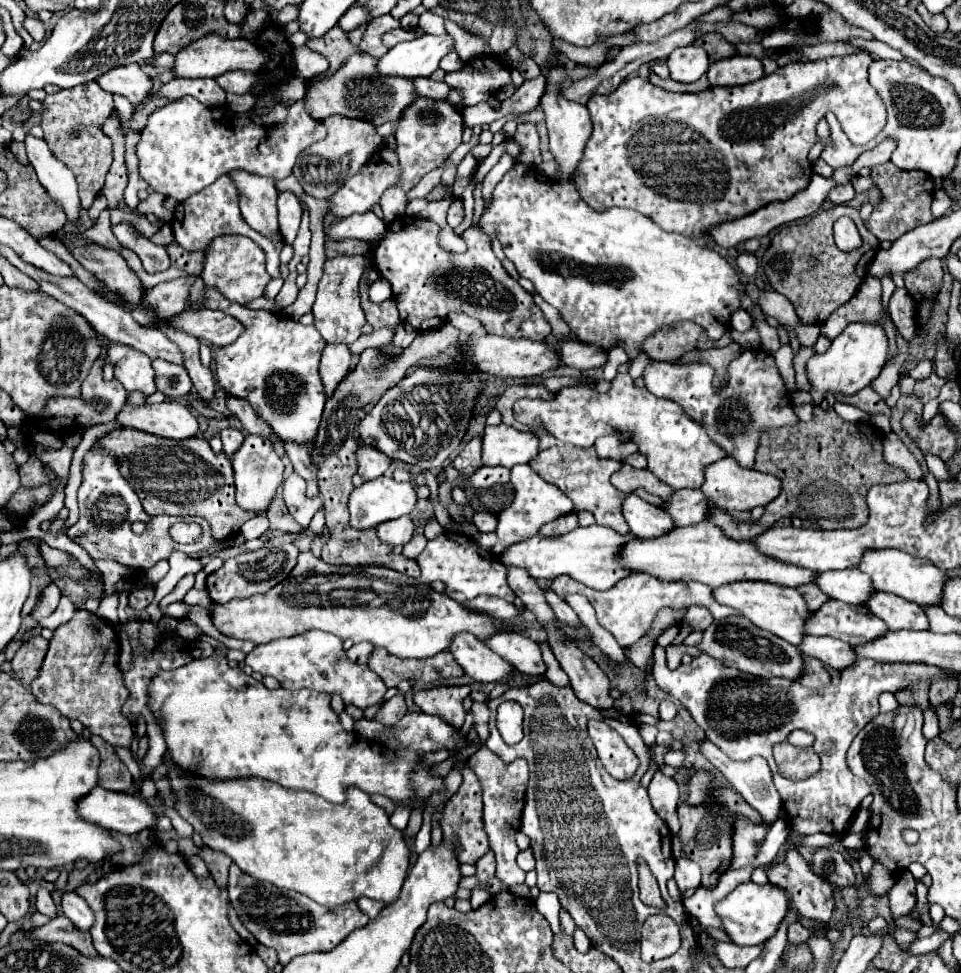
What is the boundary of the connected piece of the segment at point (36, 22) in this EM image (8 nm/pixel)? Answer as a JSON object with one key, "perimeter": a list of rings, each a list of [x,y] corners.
{"perimeter":[[[26,17],[24,21],[24,27],[28,29],[28,33],[32,35],[34,41],[42,41],[44,35],[46,35],[46,29],[44,29],[44,23],[40,19],[32,19],[32,17]]]}

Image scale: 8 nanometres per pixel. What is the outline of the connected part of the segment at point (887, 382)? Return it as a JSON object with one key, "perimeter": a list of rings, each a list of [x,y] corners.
{"perimeter":[[[898,335],[896,341],[898,341],[898,349],[900,349],[898,357],[882,369],[882,373],[878,375],[876,381],[872,381],[872,389],[874,389],[882,399],[888,399],[892,387],[898,383],[898,379],[900,379],[898,371],[900,371],[900,365],[904,363],[904,359],[906,359],[906,351],[908,351],[908,345],[906,345],[906,341],[904,341],[902,335]]]}

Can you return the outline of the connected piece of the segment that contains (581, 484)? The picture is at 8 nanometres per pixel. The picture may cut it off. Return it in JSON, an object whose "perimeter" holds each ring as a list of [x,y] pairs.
{"perimeter":[[[514,385],[514,387],[508,387],[504,391],[504,395],[496,401],[496,409],[500,411],[502,415],[502,423],[506,425],[512,425],[520,431],[536,431],[538,439],[540,439],[539,453],[536,459],[530,463],[530,467],[548,483],[556,485],[562,493],[566,493],[572,503],[576,505],[578,511],[586,509],[590,511],[594,517],[596,517],[596,523],[598,525],[604,525],[604,527],[610,527],[618,533],[628,533],[628,523],[624,521],[624,515],[620,513],[620,505],[624,503],[624,493],[618,491],[612,483],[610,483],[610,477],[620,471],[622,463],[620,461],[612,461],[612,459],[602,459],[598,457],[596,449],[594,447],[588,447],[588,449],[580,449],[576,445],[568,445],[568,443],[562,443],[552,437],[546,429],[543,429],[540,425],[522,425],[514,419],[512,415],[512,405],[522,399],[522,397],[528,397],[528,389],[542,389],[540,385]]]}

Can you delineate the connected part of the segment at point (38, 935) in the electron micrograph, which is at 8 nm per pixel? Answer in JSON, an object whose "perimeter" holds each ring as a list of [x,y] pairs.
{"perimeter":[[[64,915],[52,919],[50,923],[46,923],[42,927],[36,927],[28,935],[32,939],[38,939],[38,941],[60,941],[60,943],[72,945],[74,949],[78,949],[86,957],[96,957],[98,955],[94,945],[92,945],[90,933],[84,933],[84,931],[76,929],[76,925],[72,925],[72,921],[68,921]]]}

